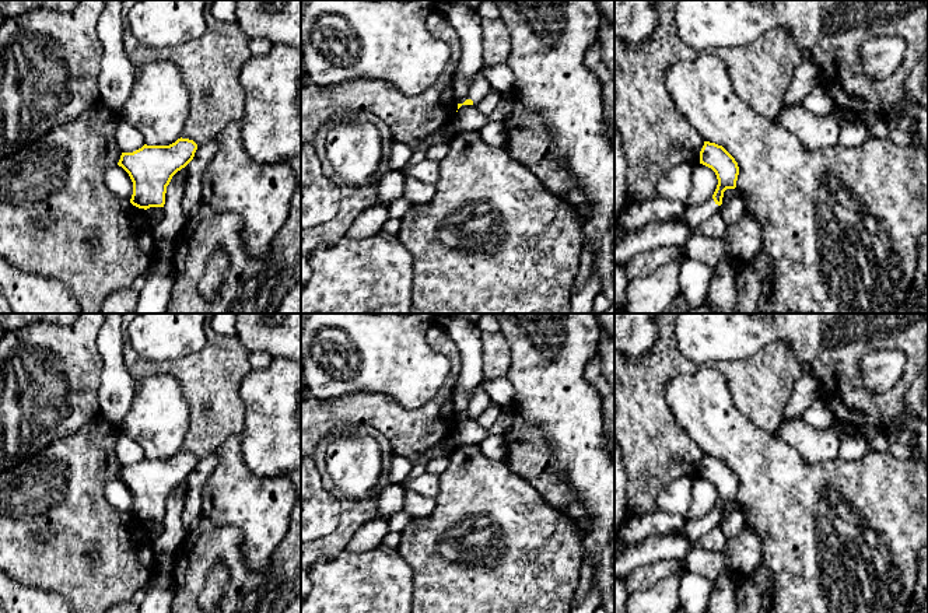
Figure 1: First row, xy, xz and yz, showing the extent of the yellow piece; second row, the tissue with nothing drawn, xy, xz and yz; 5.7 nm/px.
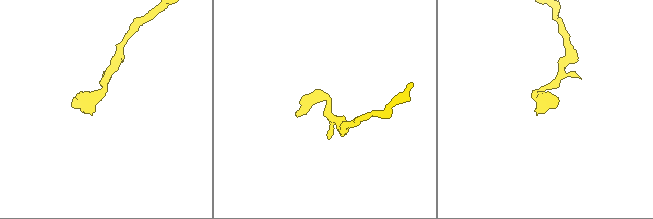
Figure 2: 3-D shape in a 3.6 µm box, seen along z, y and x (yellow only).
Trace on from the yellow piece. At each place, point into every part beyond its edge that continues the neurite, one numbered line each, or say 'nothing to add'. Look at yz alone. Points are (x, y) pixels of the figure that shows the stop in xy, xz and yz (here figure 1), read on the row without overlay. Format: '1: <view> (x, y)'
1: yz (710, 564)

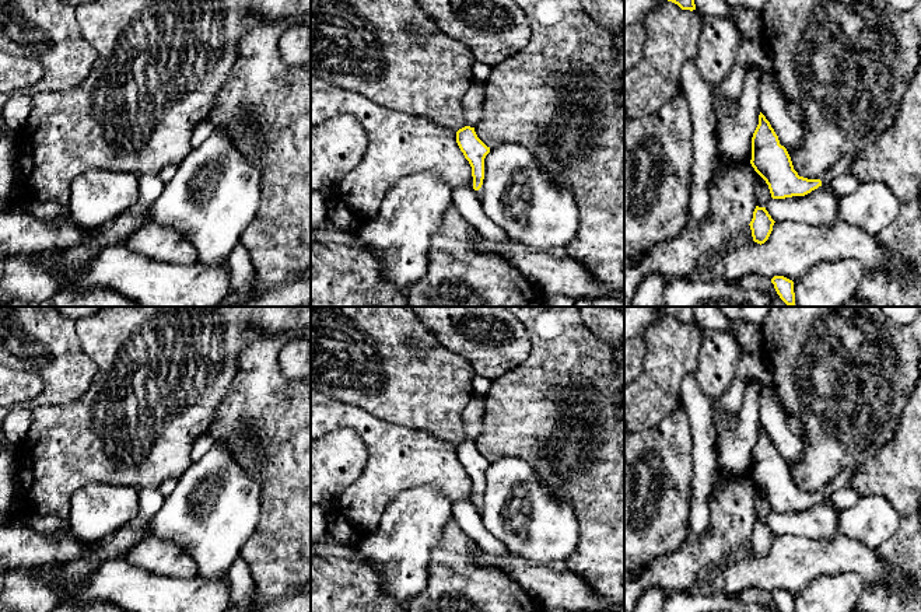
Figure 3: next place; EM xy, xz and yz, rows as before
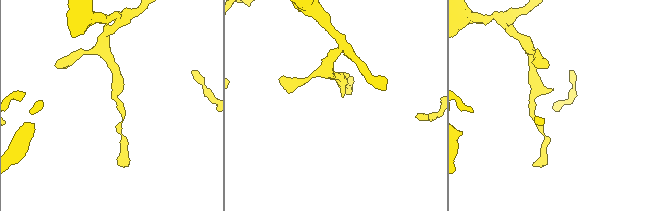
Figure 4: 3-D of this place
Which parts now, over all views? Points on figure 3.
1: yz (843, 479)

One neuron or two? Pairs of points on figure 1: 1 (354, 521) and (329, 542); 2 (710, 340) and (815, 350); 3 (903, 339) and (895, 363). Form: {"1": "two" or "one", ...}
{"1": "one", "2": "one", "3": "two"}

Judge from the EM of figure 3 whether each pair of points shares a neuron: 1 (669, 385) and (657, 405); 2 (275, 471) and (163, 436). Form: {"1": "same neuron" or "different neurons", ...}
{"1": "same neuron", "2": "different neurons"}

